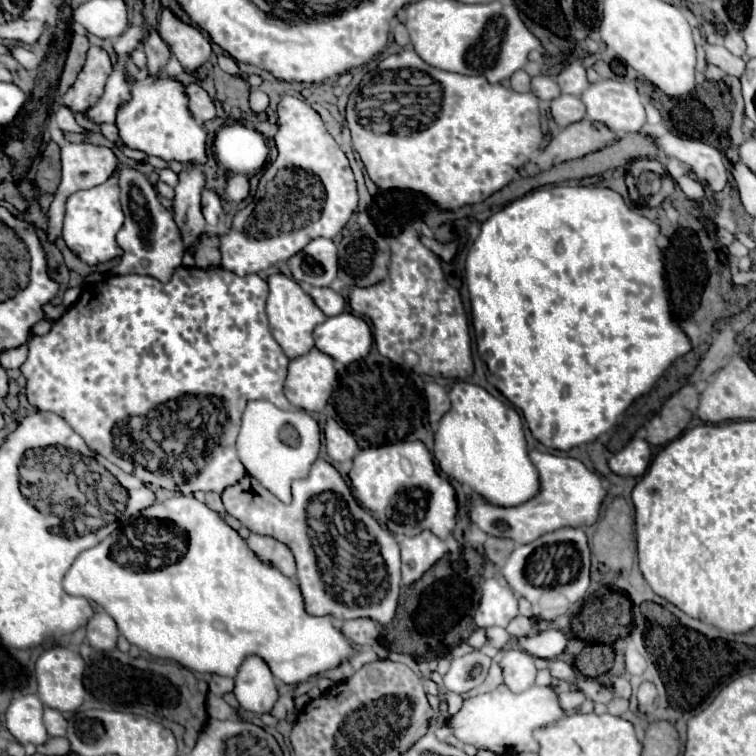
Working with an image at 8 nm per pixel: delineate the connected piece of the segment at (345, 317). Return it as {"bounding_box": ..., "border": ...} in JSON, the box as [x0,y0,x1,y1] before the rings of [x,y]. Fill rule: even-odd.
{"bounding_box":[314,313,372,365],"border":[[[340,313],[336,317],[328,317],[314,329],[314,343],[318,351],[348,365],[370,353],[372,331],[362,317]]]}

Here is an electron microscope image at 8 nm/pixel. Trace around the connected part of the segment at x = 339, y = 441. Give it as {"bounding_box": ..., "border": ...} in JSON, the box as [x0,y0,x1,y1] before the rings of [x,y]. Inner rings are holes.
{"bounding_box":[324,419,358,461],"border":[[[334,419],[326,421],[324,439],[326,439],[326,451],[334,461],[348,461],[358,453],[358,445],[354,437],[344,427],[340,427]]]}

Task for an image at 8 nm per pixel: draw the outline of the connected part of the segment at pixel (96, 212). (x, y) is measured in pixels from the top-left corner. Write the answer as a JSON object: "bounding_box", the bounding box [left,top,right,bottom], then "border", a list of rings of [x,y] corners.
{"bounding_box":[62,171,124,265],"border":[[[118,171],[104,183],[94,189],[78,191],[66,201],[66,217],[62,237],[66,245],[88,265],[98,265],[112,261],[122,255],[122,247],[116,243],[116,233],[124,225],[124,213],[118,199]]]}

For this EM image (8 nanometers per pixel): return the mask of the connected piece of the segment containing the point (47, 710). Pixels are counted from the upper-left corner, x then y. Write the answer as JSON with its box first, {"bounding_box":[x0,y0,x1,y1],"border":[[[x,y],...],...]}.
{"bounding_box":[44,707,66,735],"border":[[[44,707],[44,725],[48,729],[48,735],[64,735],[66,733],[66,719],[60,711],[54,711],[52,707]]]}

